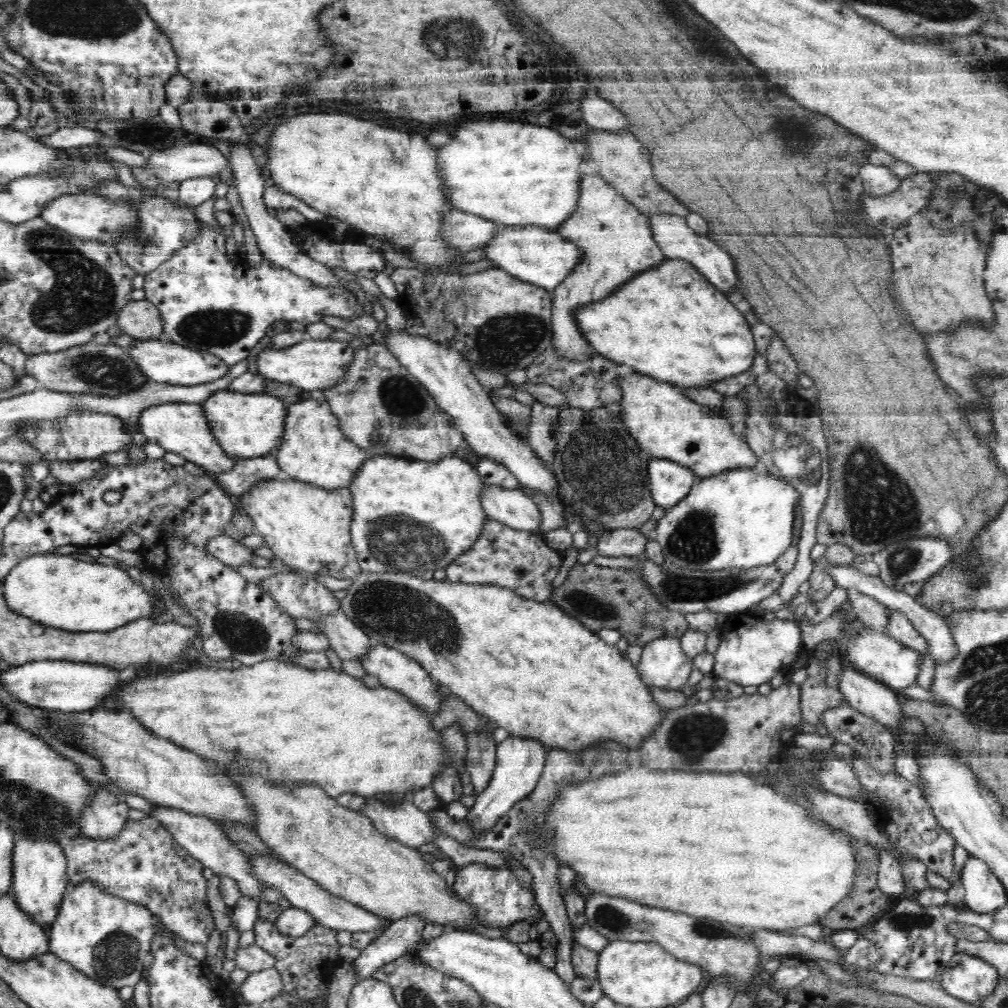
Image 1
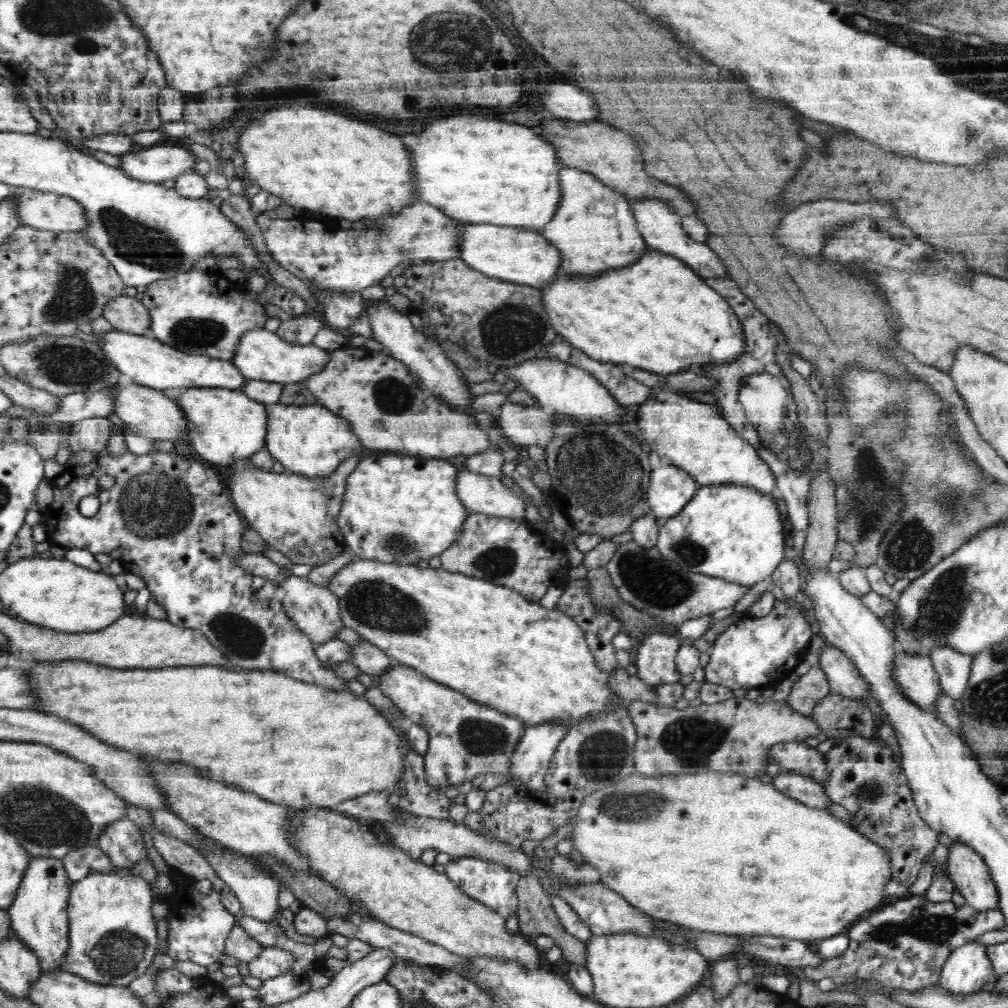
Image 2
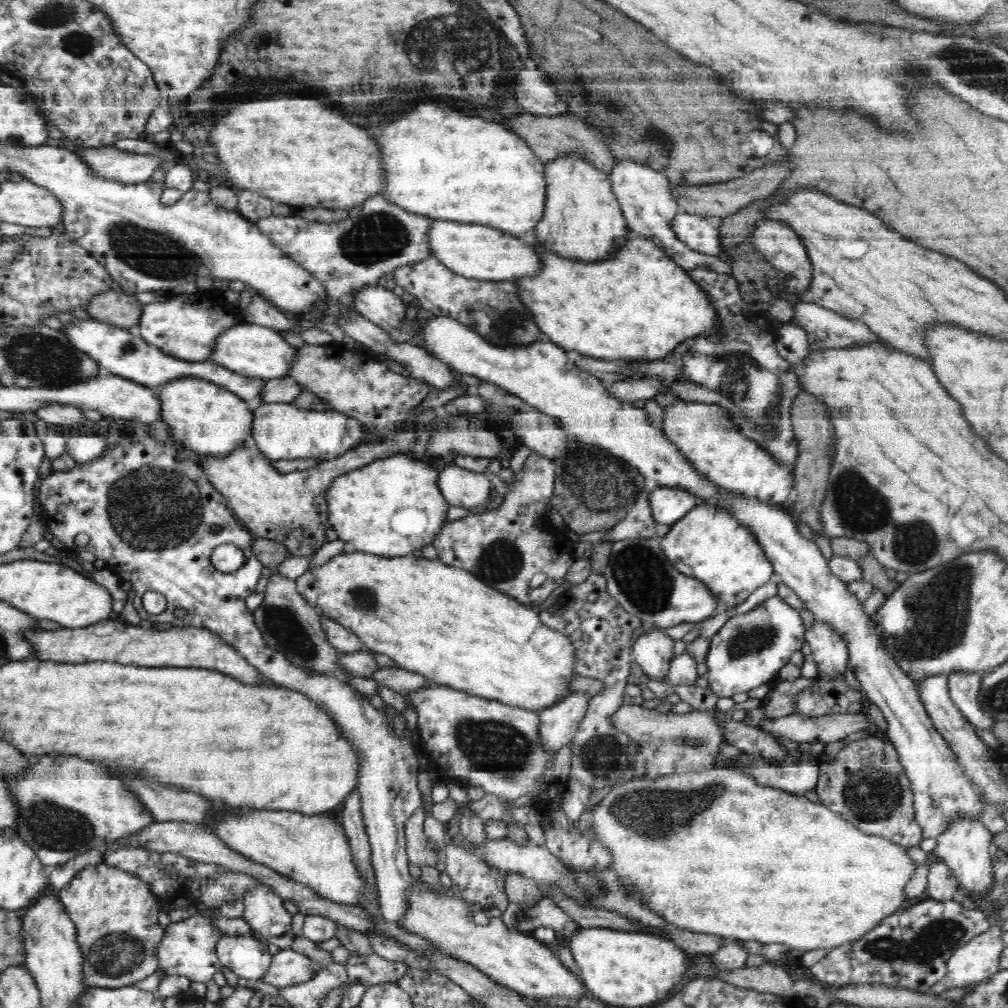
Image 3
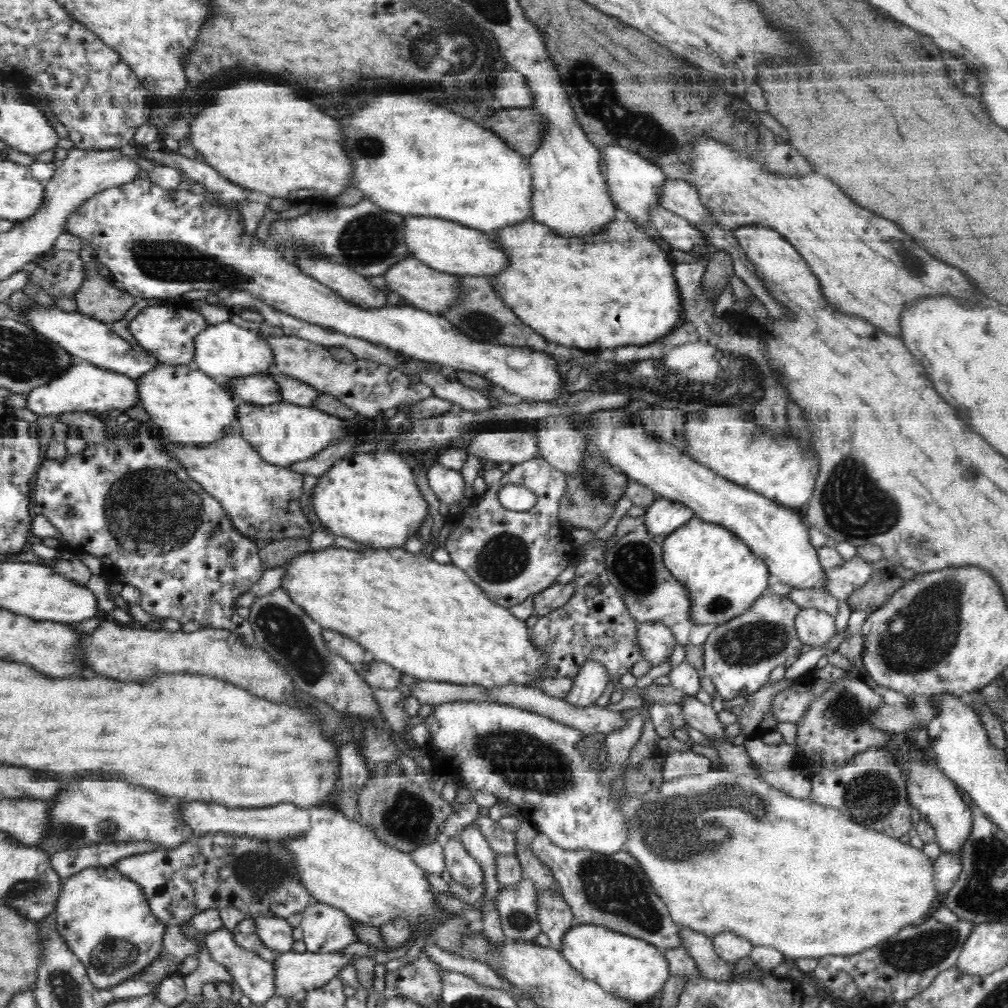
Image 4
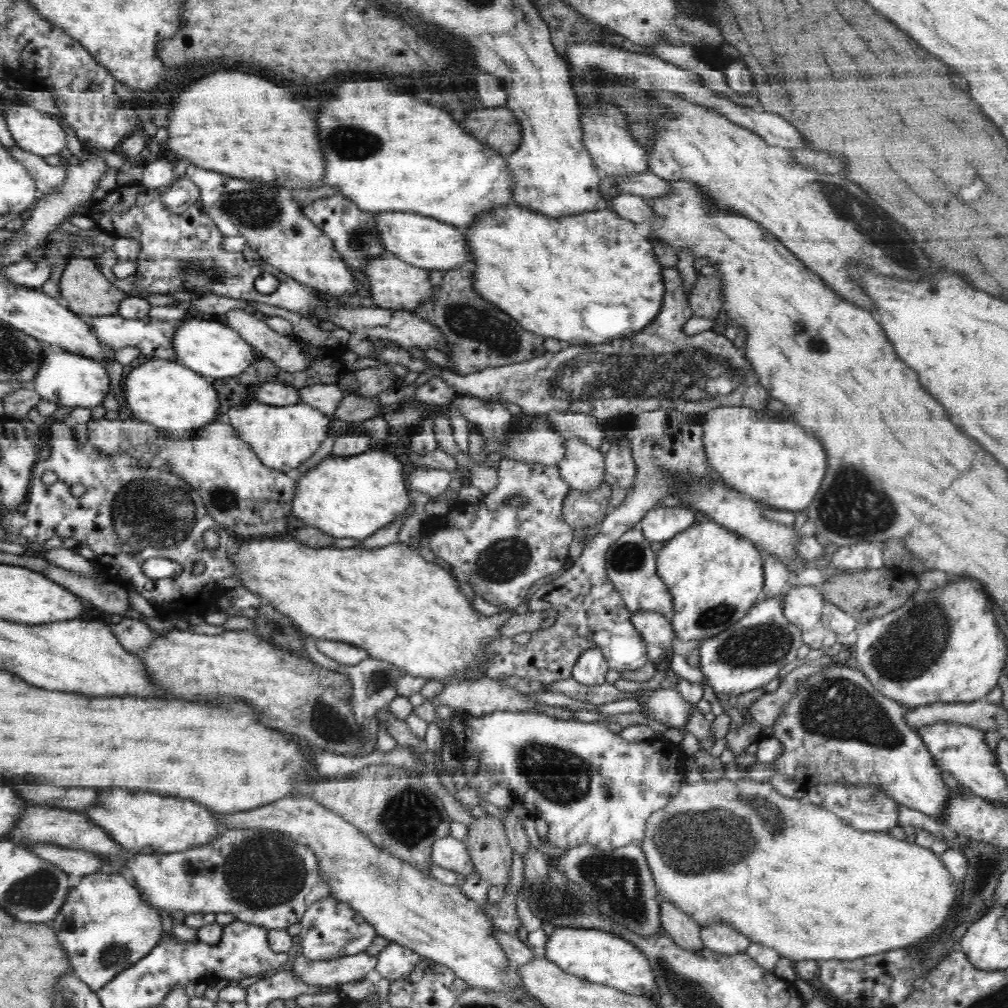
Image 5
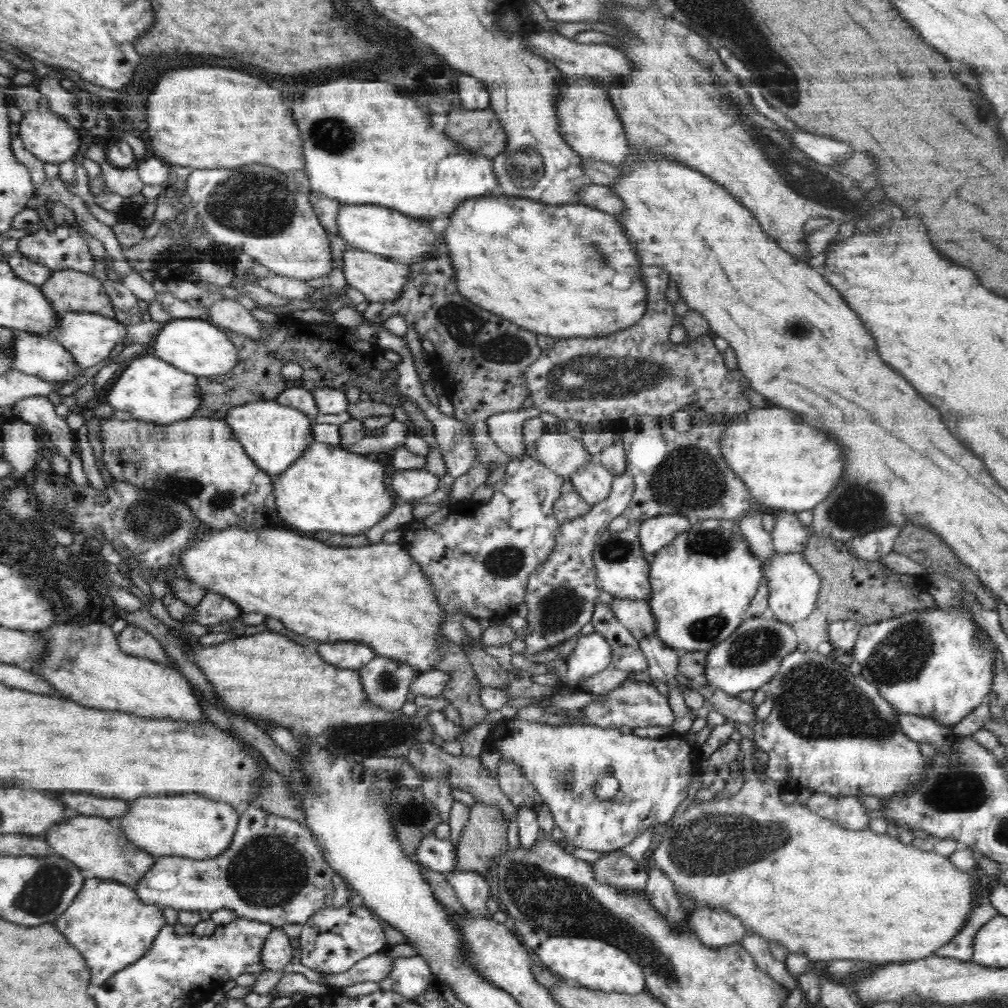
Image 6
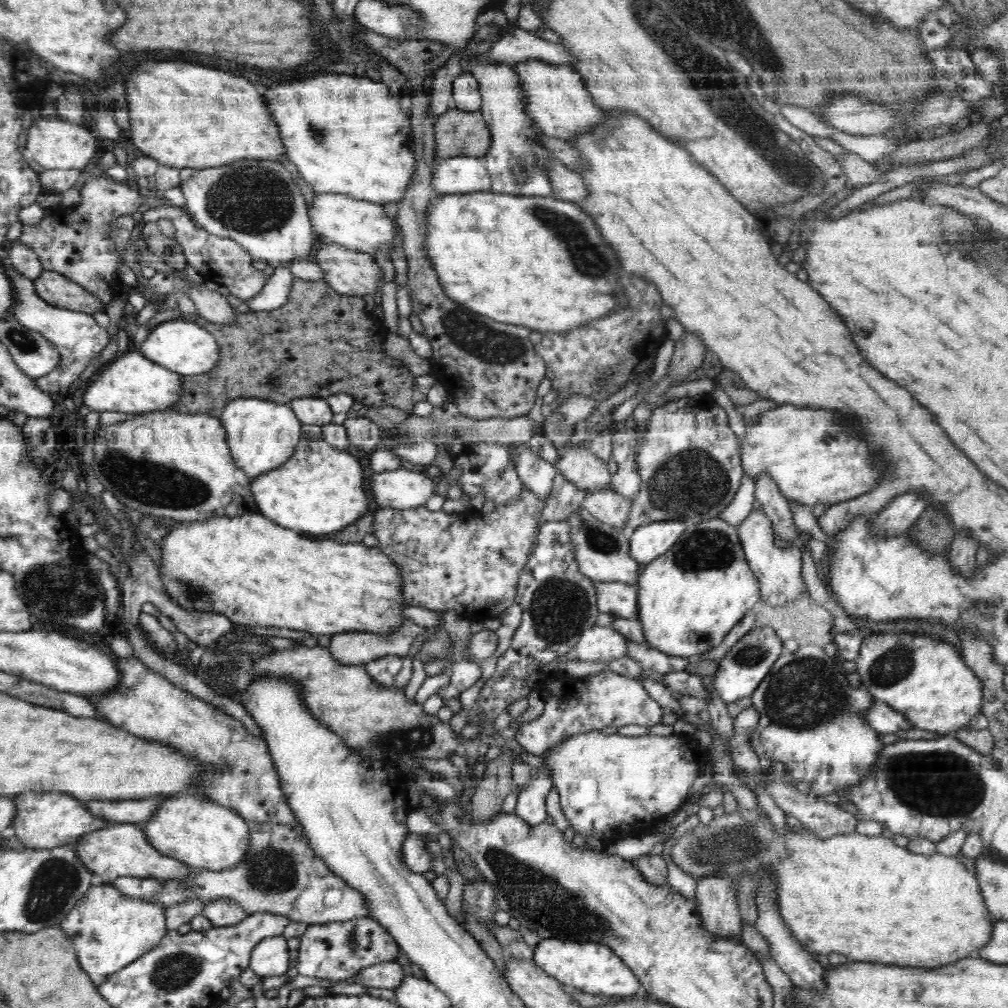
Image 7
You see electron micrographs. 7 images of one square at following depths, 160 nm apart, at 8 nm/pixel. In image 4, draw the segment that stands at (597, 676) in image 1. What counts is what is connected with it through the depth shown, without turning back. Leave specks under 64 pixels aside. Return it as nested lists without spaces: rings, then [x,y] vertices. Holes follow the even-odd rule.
[[[328,548],[322,552],[306,552],[294,556],[288,561],[282,584],[279,587],[284,589],[290,595],[292,603],[301,606],[307,616],[314,622],[318,623],[326,630],[336,630],[349,638],[354,639],[358,644],[361,644],[368,655],[371,655],[374,660],[390,664],[393,668],[400,670],[402,673],[407,673],[419,680],[449,682],[456,685],[478,685],[482,688],[502,688],[504,685],[524,685],[531,687],[538,678],[545,678],[542,670],[546,668],[546,652],[532,646],[530,642],[529,629],[526,627],[525,620],[521,620],[512,615],[508,608],[494,603],[494,600],[486,598],[486,594],[478,584],[466,574],[466,571],[457,568],[450,564],[438,564],[433,559],[425,558],[422,555],[412,554],[404,548],[401,549],[384,549],[384,550],[365,550],[352,551],[342,548]]]

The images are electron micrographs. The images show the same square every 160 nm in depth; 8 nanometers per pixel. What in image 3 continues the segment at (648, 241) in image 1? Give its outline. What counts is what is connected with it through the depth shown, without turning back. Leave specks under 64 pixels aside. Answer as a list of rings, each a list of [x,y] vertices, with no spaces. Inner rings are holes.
[[[574,153],[545,163],[545,171],[545,213],[532,230],[531,235],[535,241],[542,242],[542,249],[548,249],[566,258],[582,258],[584,262],[608,260],[622,246],[620,242],[625,242],[627,232],[630,231],[621,206],[611,189],[609,176],[590,164],[590,161],[586,161],[586,157],[574,156]]]

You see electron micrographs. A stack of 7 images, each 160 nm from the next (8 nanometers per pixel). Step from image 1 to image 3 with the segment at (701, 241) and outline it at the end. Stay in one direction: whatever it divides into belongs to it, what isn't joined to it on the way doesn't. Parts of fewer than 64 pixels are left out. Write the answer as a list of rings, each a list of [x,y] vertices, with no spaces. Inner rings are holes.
[[[626,158],[619,159],[612,171],[609,176],[611,189],[621,206],[623,217],[630,230],[654,241],[658,248],[686,271],[708,269],[718,274],[730,275],[730,265],[725,259],[718,255],[702,254],[692,250],[677,238],[677,234],[673,231],[672,220],[675,214],[680,212],[680,208],[671,192],[673,185],[664,174]]]

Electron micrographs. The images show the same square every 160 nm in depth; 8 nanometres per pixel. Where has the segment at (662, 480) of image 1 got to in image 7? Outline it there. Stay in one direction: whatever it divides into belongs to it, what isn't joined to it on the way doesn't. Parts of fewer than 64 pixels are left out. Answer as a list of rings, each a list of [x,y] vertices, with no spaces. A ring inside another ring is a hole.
[[[677,519],[645,524],[629,532],[630,555],[640,565],[648,565],[671,550],[685,530],[685,522]]]

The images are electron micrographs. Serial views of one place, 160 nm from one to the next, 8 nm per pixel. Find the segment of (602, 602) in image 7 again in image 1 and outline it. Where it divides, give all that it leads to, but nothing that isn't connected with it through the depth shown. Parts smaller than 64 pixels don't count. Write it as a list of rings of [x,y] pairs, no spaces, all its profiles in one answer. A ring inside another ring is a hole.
[[[657,638],[643,646],[637,672],[651,688],[680,689],[694,670],[693,656],[682,650],[679,638]]]

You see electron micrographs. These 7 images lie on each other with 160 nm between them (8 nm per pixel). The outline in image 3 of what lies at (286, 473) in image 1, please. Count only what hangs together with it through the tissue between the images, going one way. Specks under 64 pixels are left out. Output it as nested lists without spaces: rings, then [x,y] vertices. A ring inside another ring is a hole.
[[[294,403],[253,404],[253,428],[251,436],[255,445],[269,460],[328,461],[363,444],[362,425],[340,411],[306,410]]]

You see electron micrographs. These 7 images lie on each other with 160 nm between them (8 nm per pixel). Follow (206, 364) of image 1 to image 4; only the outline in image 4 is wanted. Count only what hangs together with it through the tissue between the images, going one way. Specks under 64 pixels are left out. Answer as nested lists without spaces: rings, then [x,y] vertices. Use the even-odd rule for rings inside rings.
[[[34,305],[29,307],[24,313],[24,318],[26,318],[28,327],[32,327],[40,334],[53,340],[66,352],[72,353],[72,356],[78,361],[87,362],[133,379],[145,376],[149,370],[156,368],[160,364],[150,351],[144,350],[139,345],[132,348],[128,341],[116,335],[112,331],[112,324],[102,323],[78,311],[68,312],[60,310],[55,305],[51,307]],[[268,373],[231,377],[226,382],[230,382],[225,387],[231,391],[238,402],[254,403],[260,406],[282,402],[278,383]]]

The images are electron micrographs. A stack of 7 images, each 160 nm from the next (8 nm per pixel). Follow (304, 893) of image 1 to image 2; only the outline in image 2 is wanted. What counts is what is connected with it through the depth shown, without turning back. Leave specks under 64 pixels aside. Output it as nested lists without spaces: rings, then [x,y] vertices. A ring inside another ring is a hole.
[[[350,912],[348,918],[328,918],[328,930],[332,933],[342,934],[348,938],[357,938],[366,945],[372,945],[375,948],[387,948],[392,951],[395,956],[395,963],[404,960],[415,962],[420,966],[439,966],[440,968],[453,972],[458,976],[466,979],[466,968],[463,968],[463,957],[457,954],[452,954],[449,950],[437,944],[428,942],[422,937],[412,933],[407,933],[396,928],[388,926],[380,920],[369,920],[369,918],[360,918],[359,914]]]

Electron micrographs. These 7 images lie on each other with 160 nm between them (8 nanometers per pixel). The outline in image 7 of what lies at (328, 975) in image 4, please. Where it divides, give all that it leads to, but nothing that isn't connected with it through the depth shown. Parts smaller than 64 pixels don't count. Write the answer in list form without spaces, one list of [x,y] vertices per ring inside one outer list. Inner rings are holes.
[[[378,962],[362,968],[356,976],[356,983],[362,986],[395,990],[405,974],[397,962]]]

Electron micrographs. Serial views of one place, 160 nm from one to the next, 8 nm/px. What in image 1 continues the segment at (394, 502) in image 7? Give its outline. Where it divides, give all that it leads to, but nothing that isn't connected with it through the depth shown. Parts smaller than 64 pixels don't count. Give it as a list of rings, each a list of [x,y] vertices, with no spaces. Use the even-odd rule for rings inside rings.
[[[486,485],[481,494],[481,505],[488,518],[515,530],[542,536],[540,509],[526,489],[504,489]]]

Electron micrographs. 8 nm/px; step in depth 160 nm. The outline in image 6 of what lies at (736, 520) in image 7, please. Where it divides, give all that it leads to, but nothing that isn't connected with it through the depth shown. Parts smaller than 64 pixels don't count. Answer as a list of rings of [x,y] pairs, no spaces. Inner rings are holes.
[[[760,513],[740,515],[738,527],[746,538],[746,541],[749,542],[753,554],[762,564],[768,562],[768,560],[772,560],[772,556],[776,554],[776,550],[774,549],[772,536],[762,527]]]

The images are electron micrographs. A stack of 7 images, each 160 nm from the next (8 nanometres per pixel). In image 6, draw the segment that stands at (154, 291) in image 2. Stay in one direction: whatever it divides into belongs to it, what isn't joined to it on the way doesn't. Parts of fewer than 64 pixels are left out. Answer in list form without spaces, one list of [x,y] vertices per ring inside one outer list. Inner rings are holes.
[[[67,312],[63,313],[62,322],[58,325],[56,330],[48,334],[52,339],[61,342],[61,345],[66,350],[73,354],[75,362],[78,366],[85,366],[90,368],[98,364],[101,360],[110,356],[110,351],[118,342],[124,340],[124,334],[126,334],[126,328],[124,325],[118,324],[116,320],[110,320],[98,313],[75,313]]]

